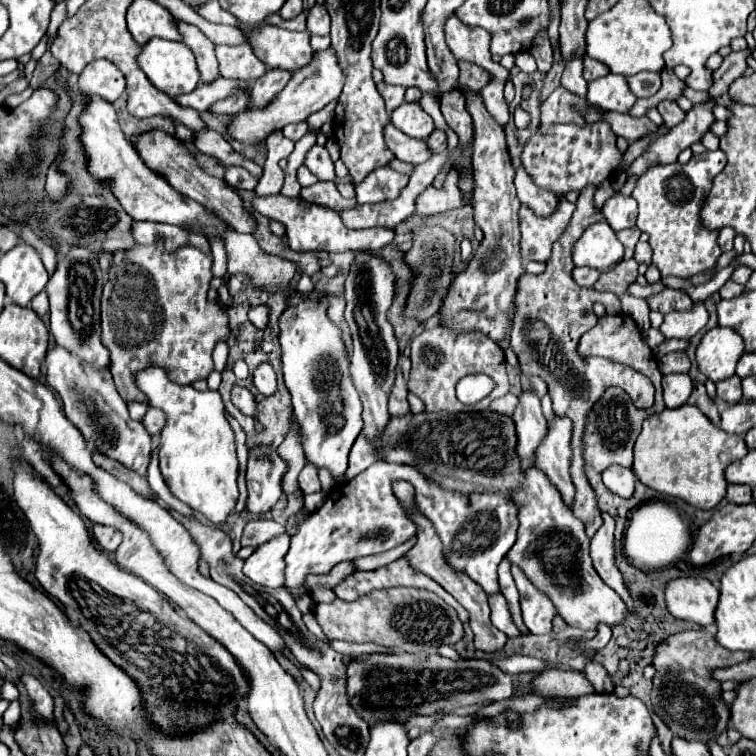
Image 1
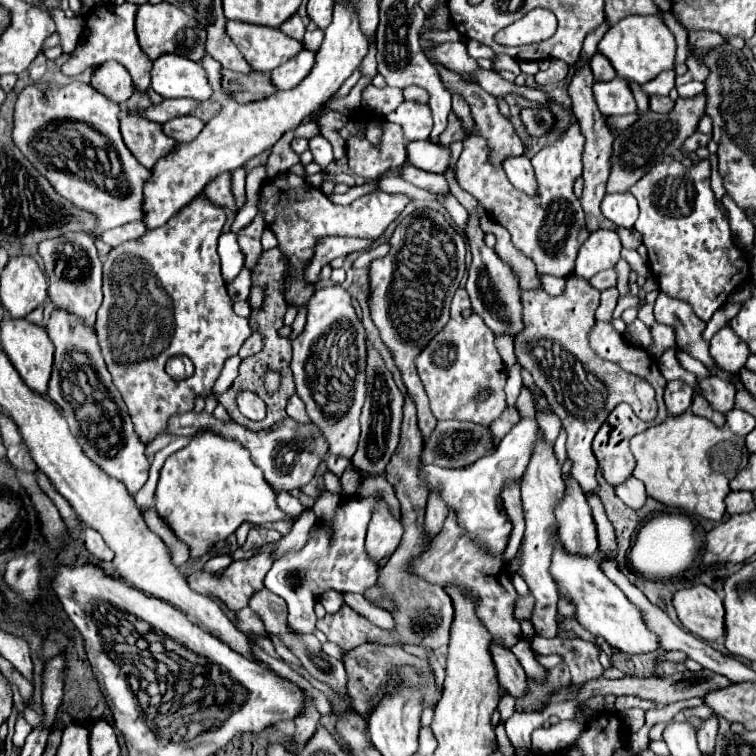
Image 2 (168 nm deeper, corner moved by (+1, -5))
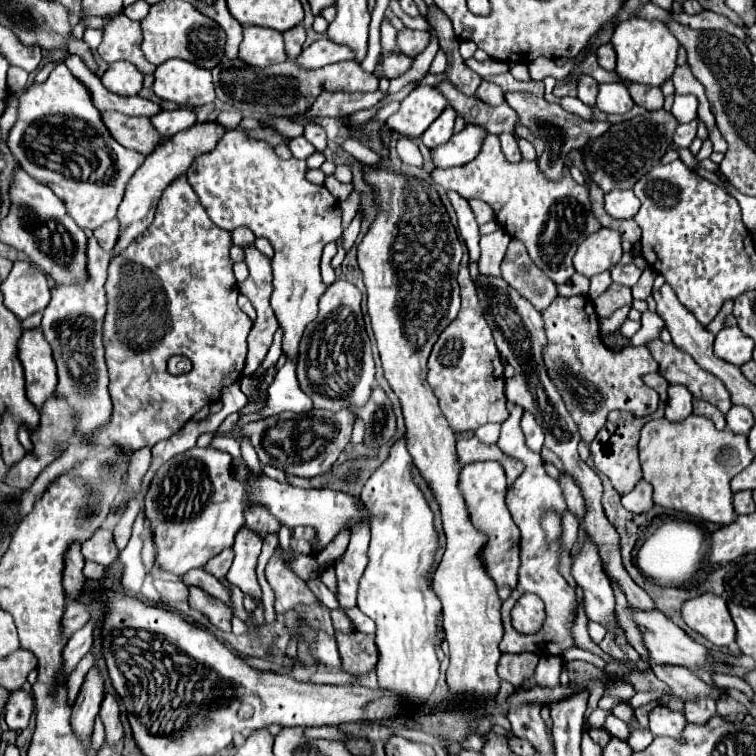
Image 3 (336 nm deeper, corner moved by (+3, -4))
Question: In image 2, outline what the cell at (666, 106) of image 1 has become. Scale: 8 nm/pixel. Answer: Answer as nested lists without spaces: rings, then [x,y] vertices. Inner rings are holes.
[[[651,96],[651,98],[649,98],[649,108],[651,108],[653,112],[663,112],[663,114],[667,114],[667,112],[671,112],[671,108],[673,108],[673,100],[671,100],[669,96]]]

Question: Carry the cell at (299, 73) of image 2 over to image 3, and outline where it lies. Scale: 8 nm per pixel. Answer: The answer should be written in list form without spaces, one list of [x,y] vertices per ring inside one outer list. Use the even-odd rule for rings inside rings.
[[[325,37],[317,39],[311,43],[311,47],[303,49],[303,53],[297,57],[297,63],[301,67],[311,67],[311,69],[319,69],[331,63],[339,63],[339,61],[353,61],[353,51],[349,51],[349,47],[333,43]]]

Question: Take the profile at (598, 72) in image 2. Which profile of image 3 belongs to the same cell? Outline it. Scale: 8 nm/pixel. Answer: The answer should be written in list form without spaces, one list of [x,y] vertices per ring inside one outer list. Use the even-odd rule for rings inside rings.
[[[605,43],[597,49],[597,57],[599,57],[599,65],[607,71],[615,71],[615,61],[617,61],[617,55],[613,51],[613,45],[611,43]]]

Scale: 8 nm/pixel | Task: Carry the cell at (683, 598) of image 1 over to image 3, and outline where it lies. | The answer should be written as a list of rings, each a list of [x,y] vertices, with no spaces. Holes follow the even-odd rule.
[[[705,593],[701,597],[695,597],[695,599],[689,599],[685,605],[683,605],[683,621],[693,629],[697,631],[699,635],[703,635],[707,641],[711,641],[713,645],[717,647],[727,647],[735,641],[735,623],[727,611],[727,603],[713,595],[713,593]]]

